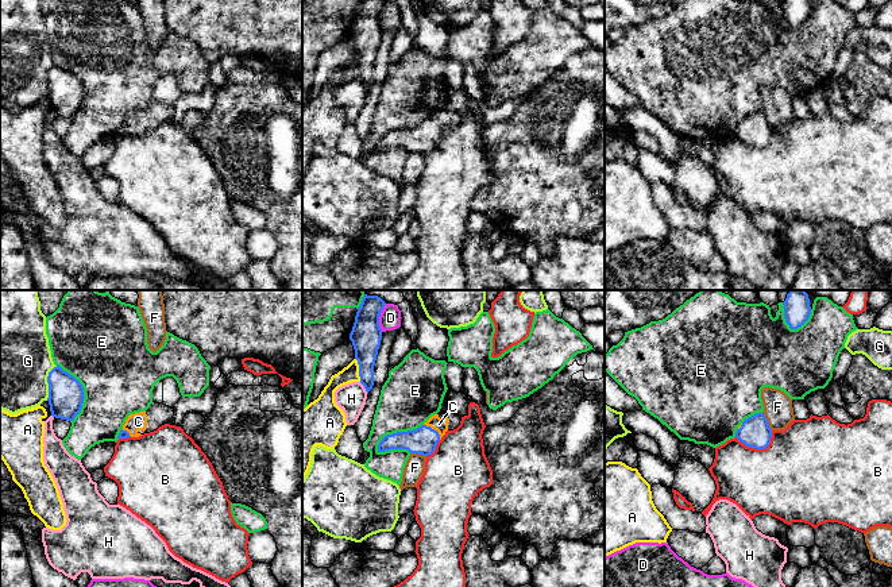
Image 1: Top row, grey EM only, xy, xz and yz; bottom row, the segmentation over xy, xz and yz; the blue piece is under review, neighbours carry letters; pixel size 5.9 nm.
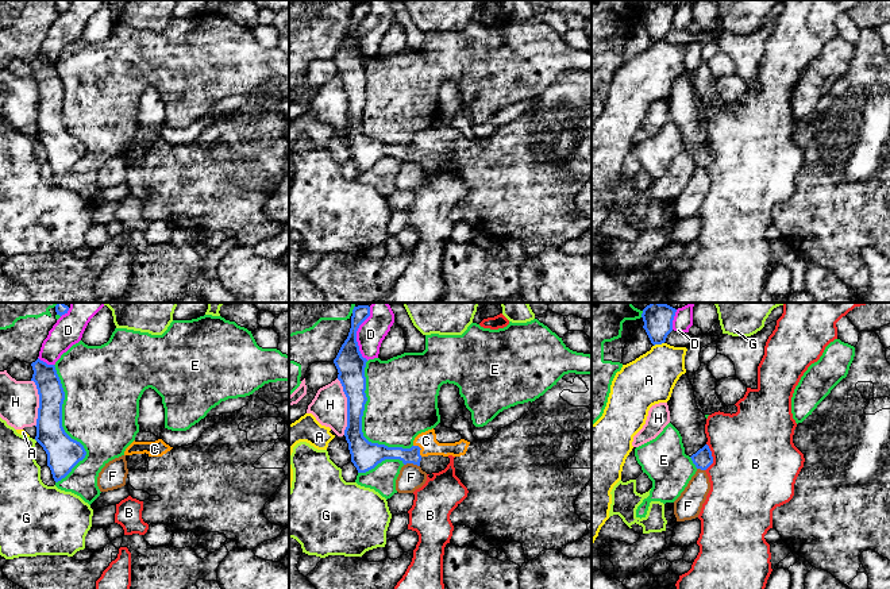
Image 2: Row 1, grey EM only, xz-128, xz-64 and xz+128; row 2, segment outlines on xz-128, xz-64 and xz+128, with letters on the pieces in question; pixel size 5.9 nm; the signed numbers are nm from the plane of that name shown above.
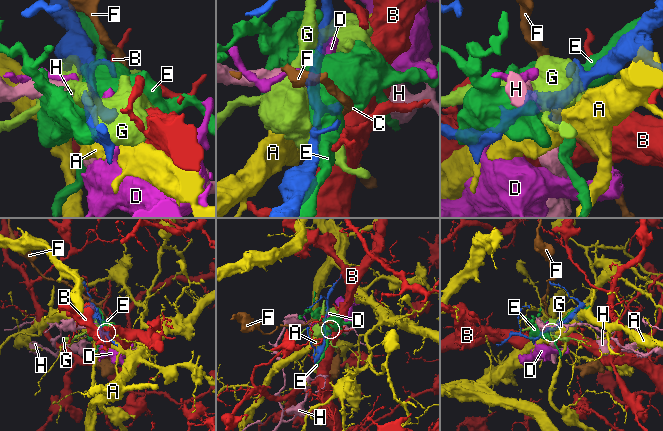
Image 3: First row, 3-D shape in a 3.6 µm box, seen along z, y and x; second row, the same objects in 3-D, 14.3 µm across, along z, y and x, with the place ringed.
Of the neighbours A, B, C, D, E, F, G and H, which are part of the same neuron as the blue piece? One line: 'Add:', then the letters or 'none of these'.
Add: C

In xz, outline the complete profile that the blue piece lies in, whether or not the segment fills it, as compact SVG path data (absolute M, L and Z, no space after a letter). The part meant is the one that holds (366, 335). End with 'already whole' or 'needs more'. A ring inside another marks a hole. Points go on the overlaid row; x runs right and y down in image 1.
M364 294L350 333L359 364L360 383L367 394L374 386L374 366L382 340L379 316L385 305L386 302L381 297Z; already whole

